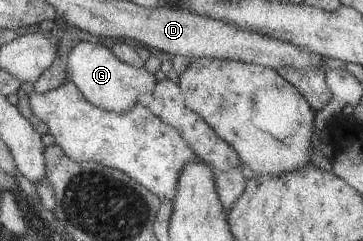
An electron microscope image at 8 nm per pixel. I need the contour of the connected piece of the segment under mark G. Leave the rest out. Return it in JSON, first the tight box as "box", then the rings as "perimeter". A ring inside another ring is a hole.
{"box":[67,41,158,114],"perimeter":[[[76,41],[68,55],[67,69],[69,80],[77,85],[81,94],[83,94],[93,106],[99,107],[101,110],[119,112],[119,114],[131,110],[133,106],[138,104],[137,100],[139,95],[151,92],[151,90],[157,86],[158,82],[158,80],[155,79],[154,74],[148,69],[135,68],[135,66],[125,64],[125,62],[121,62],[121,60],[111,52],[110,47],[88,41]]]}

